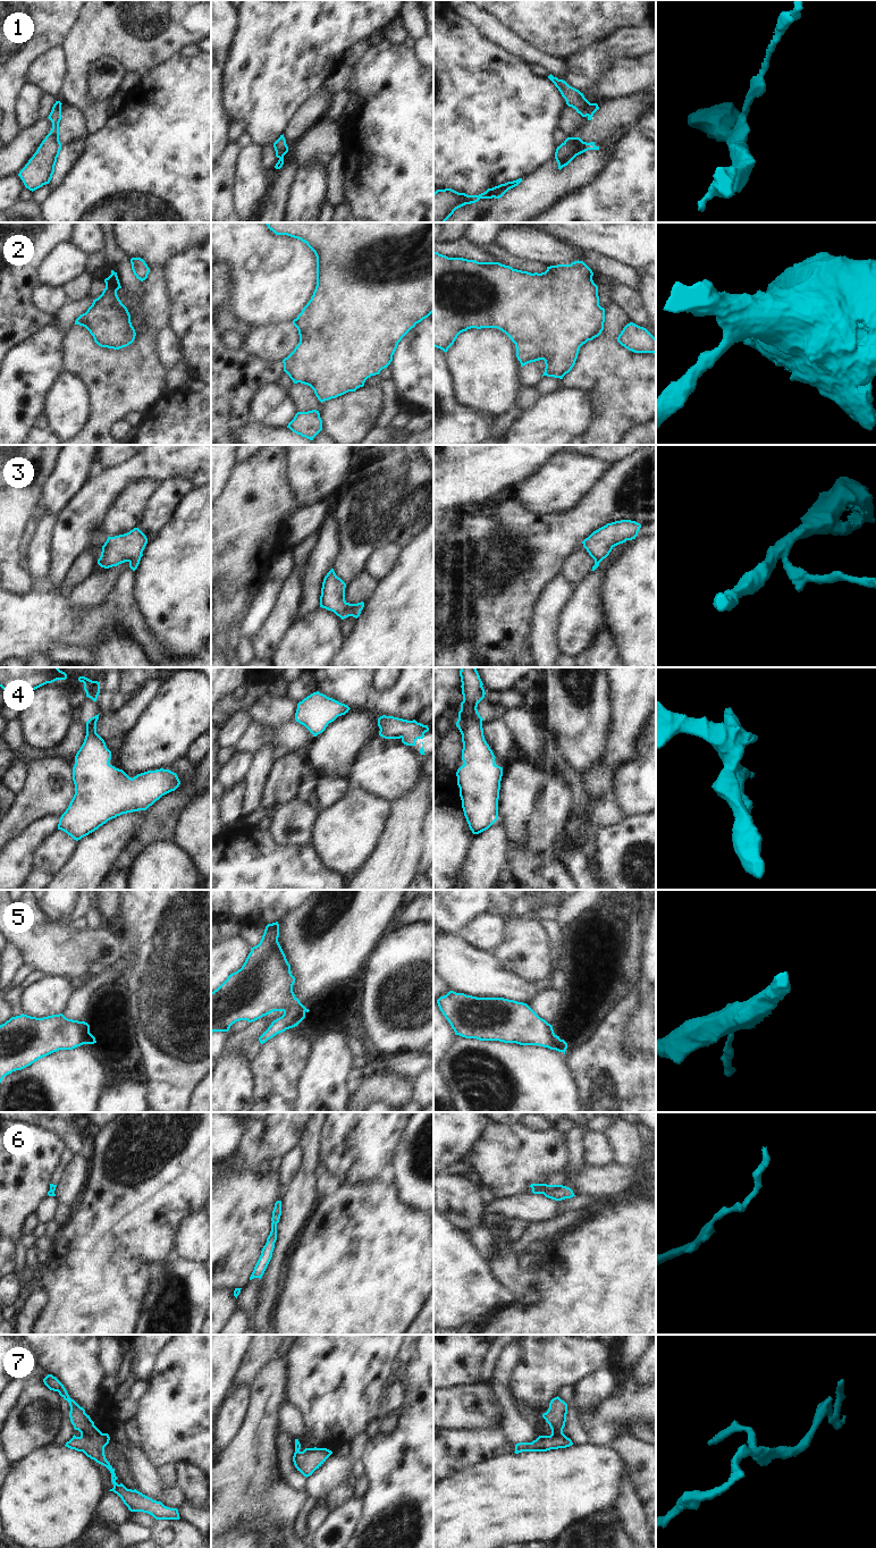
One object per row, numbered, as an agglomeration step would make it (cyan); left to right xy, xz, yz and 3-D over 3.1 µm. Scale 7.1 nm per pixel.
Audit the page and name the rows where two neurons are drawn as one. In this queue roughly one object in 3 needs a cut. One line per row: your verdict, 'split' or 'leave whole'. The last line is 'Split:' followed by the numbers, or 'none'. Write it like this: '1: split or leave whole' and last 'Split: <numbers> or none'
1: leave whole
2: leave whole
3: leave whole
4: leave whole
5: leave whole
6: leave whole
7: leave whole
Split: none

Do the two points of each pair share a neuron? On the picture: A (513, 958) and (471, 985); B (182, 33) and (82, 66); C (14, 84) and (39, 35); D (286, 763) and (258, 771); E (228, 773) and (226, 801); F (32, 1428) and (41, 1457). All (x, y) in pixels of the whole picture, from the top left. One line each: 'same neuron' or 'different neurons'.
A: different neurons
B: same neuron
C: same neuron
D: different neurons
E: different neurons
F: different neurons

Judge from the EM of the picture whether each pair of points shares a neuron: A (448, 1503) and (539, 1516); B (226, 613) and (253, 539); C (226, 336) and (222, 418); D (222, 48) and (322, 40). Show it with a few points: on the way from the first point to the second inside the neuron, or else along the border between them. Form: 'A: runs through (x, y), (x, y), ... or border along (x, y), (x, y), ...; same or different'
A: runs through (471, 1505), (516, 1505); same
B: runs through (234, 595), (235, 557); same
C: border along (222, 343), (228, 347), (238, 350); different
D: border along (238, 20), (238, 31), (230, 58), (224, 68); different

